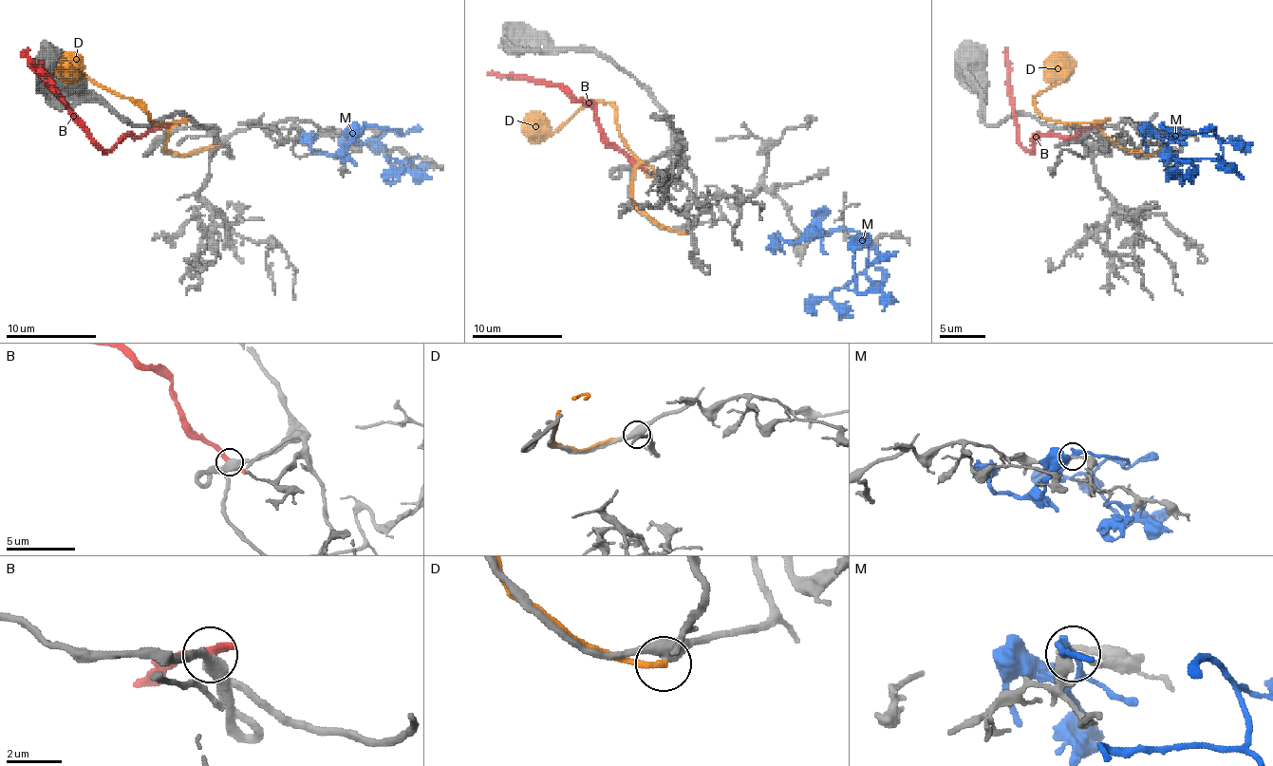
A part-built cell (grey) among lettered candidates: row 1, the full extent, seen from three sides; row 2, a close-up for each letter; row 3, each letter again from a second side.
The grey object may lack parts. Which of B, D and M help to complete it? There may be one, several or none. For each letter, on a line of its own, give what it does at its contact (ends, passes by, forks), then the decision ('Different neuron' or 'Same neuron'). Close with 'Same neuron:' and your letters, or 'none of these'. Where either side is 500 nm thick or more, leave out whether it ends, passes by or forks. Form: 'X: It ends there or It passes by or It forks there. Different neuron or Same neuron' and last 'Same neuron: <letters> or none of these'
B: Different neuron
D: It ends there. Different neuron
M: It passes by. Different neuron
Same neuron: none of these

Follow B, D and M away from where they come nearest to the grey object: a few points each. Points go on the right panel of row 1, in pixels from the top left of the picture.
B: (1095, 126), (1079, 129), (1073, 136), (1041, 136), (1025, 149), (1019, 142), (1009, 100), (1009, 65), (1005, 47)
D: (1164, 145), (1143, 154), (1118, 147), (1094, 122), (1046, 120), (1035, 97), (1069, 67), (1057, 59)
M: (1166, 129), (1162, 126), (1182, 134), (1211, 131), (1221, 140), (1221, 158), (1175, 158), (1193, 168), (1184, 178)

